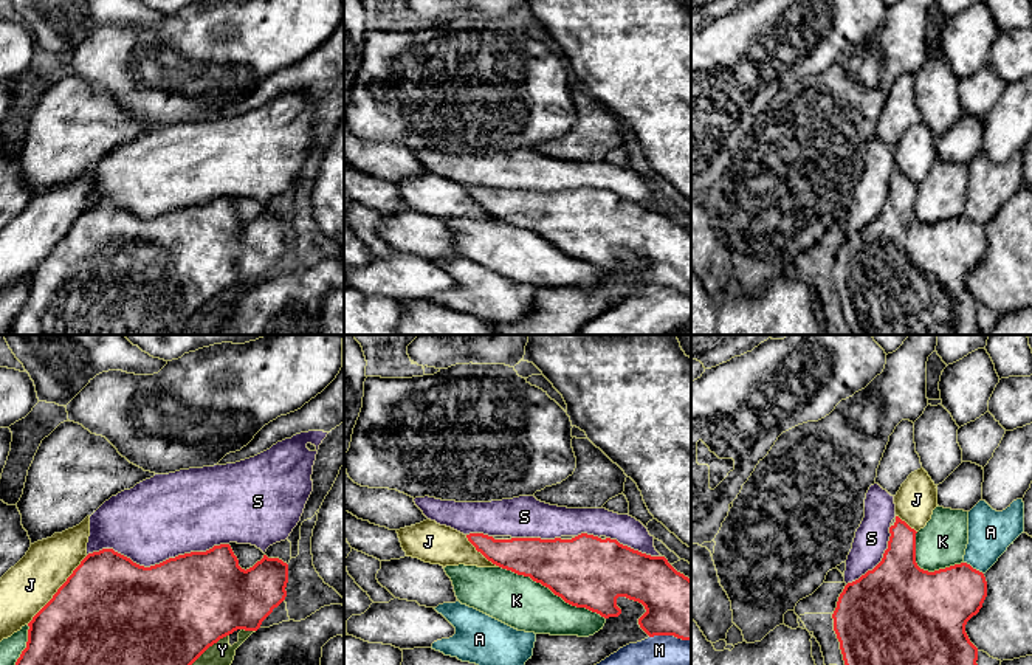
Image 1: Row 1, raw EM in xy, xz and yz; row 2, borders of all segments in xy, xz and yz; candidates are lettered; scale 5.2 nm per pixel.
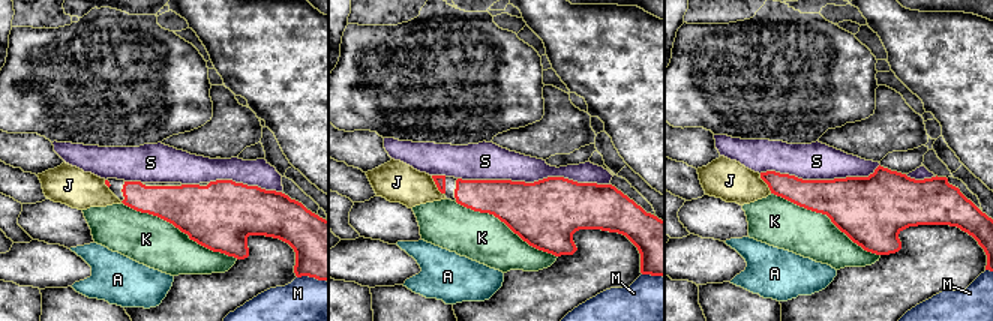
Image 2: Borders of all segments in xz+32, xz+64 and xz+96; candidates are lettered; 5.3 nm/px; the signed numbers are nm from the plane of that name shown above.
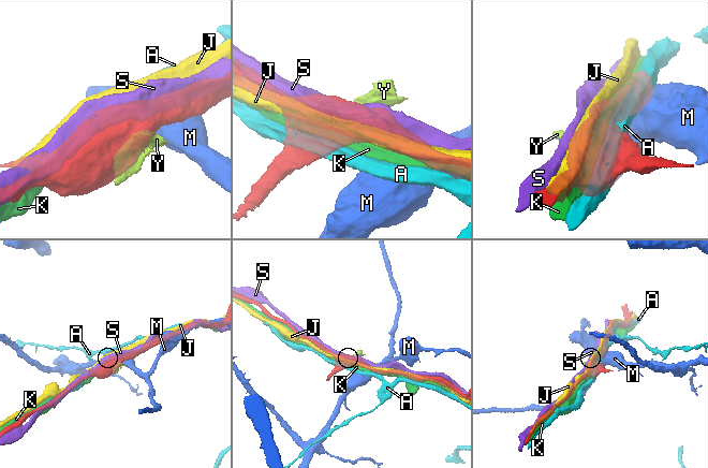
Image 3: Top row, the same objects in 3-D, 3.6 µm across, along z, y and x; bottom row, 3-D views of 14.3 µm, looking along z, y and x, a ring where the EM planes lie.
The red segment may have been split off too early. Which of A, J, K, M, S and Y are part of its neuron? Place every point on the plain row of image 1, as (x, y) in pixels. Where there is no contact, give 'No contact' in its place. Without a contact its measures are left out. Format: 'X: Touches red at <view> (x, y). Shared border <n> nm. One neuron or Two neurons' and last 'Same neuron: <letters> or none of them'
A: Touches red at yz (972, 220). Shared border 120 nm. Two neurons
J: Touches red at xy (58, 242). Shared border 480 nm. Two neurons
K: Touches red at xz (552, 244). Shared border 600 nm. Two neurons
M: Touches red at xz (670, 287). Shared border 220 nm. Two neurons
S: Touches red at xy (157, 217). Shared border 750 nm. Two neurons
Y: Touches red at xy (202, 306). Shared border 340 nm. Two neurons
Same neuron: none of them

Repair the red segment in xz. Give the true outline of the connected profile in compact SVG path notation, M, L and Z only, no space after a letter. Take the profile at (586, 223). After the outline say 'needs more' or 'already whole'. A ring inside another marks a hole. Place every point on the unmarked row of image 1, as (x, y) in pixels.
M581 186L555 192L466 188L468 194L493 217L549 240L566 256L586 260L604 271L618 270L618 250L638 254L646 265L638 271L649 288L674 288L691 293L691 233L677 225L665 209L651 209L617 192Z | needs more

